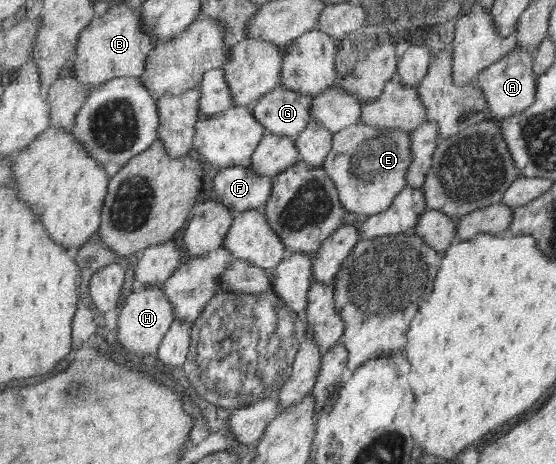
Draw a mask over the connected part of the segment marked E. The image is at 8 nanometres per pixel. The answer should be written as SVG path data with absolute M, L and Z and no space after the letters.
M360 121L334 135L333 148L323 168L335 180L344 207L362 218L389 209L397 195L408 186L409 168L413 166L412 132L399 128L380 132Z

